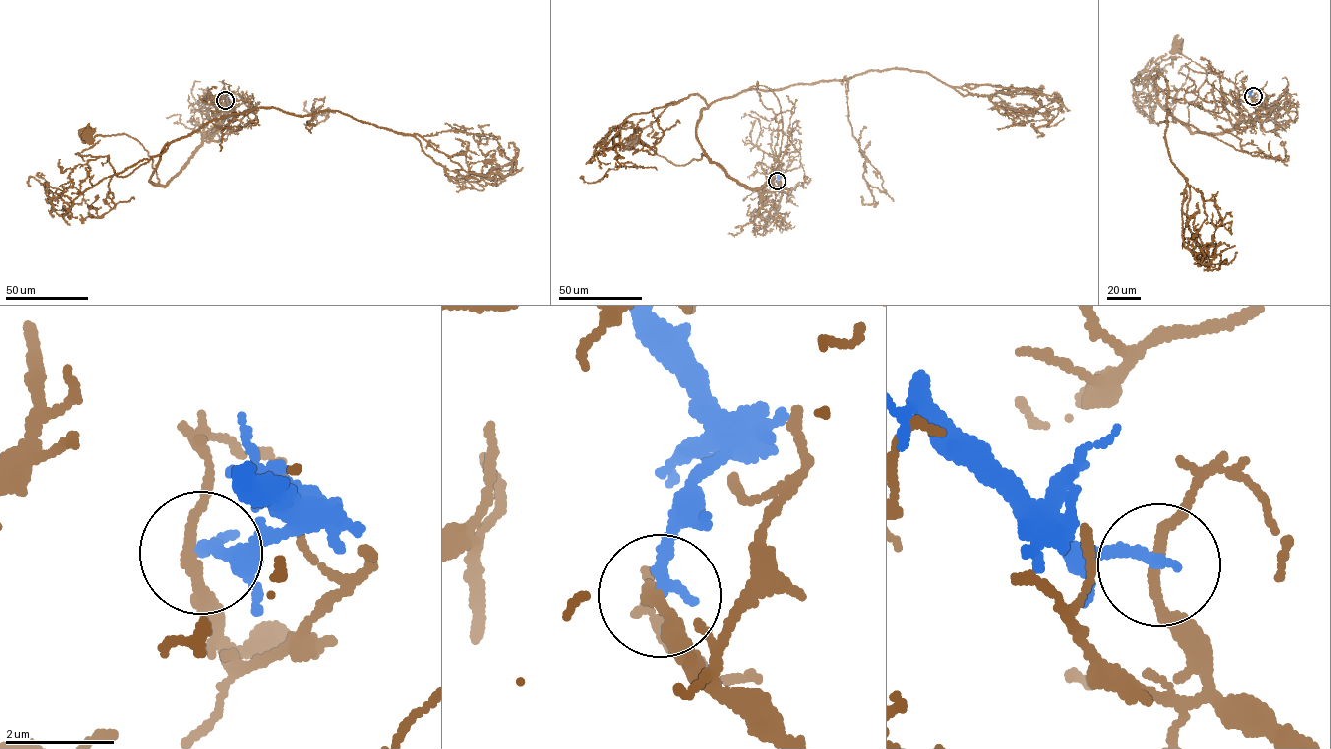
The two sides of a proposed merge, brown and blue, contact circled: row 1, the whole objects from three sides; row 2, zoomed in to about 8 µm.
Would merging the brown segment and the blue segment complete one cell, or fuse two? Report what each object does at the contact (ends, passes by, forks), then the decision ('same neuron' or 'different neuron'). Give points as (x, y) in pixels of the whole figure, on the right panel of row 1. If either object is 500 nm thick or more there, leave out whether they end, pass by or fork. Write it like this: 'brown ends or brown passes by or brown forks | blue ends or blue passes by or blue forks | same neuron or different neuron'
brown passes by | blue ends | different neuron

